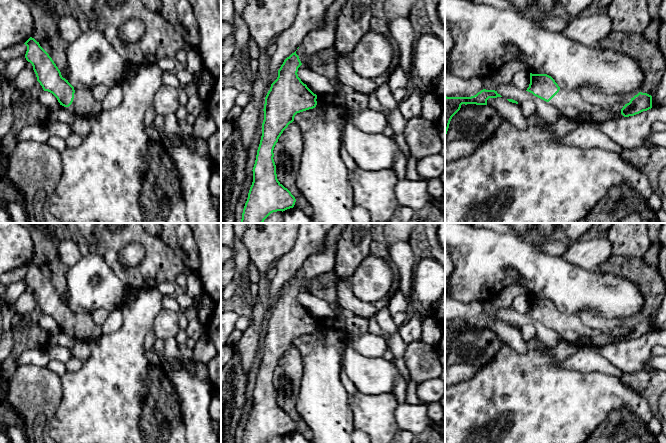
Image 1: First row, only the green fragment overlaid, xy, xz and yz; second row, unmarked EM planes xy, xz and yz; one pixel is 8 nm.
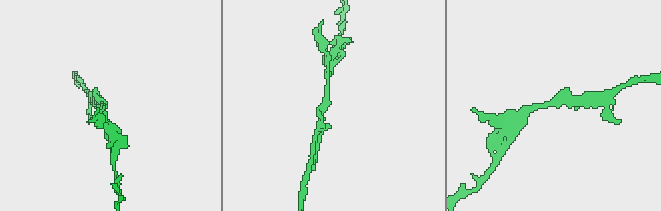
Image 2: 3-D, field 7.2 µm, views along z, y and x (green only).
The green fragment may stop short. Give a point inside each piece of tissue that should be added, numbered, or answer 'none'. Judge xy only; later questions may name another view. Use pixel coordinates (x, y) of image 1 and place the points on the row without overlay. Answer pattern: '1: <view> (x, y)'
1: xy (84, 328)

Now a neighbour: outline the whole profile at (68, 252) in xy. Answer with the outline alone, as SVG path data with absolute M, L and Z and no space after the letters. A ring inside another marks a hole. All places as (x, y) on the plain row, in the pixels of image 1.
M72 239L60 241L57 252L59 260L67 266L73 266L83 257L78 249L78 245Z

